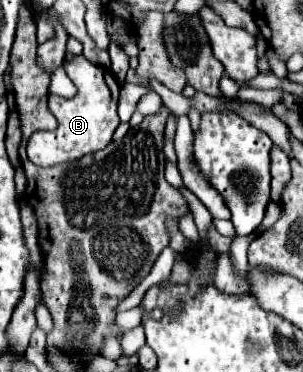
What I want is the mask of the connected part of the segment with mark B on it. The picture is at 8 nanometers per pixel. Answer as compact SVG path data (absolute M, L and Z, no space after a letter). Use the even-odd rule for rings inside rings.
M74 55L70 61L64 61L64 69L76 85L78 93L70 99L58 95L48 97L48 107L58 119L58 129L34 133L28 141L28 159L40 167L70 163L88 153L104 149L120 123L117 113L120 85L109 69L90 63L84 55ZM86 99L90 99L90 103Z

